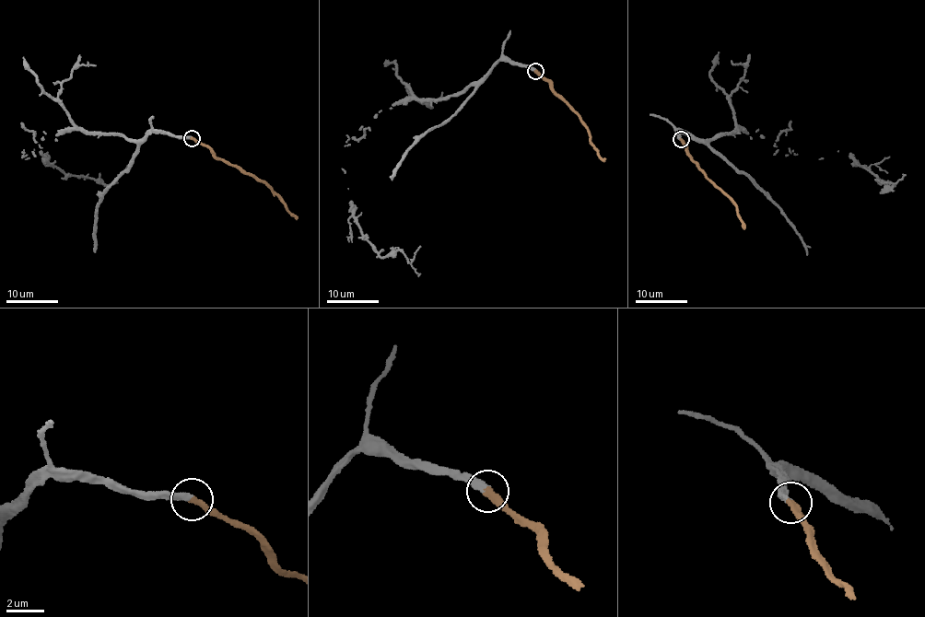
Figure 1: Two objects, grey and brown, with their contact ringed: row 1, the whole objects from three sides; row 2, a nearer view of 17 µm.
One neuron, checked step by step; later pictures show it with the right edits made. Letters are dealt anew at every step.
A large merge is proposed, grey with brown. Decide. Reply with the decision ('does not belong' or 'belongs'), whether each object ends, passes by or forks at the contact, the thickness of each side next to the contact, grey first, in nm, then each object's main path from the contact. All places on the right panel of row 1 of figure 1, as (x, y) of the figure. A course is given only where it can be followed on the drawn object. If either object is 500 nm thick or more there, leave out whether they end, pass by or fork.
belongs | grey ends | brown ends | 320/360 nm | grey via (681, 140), (740, 127), (786, 155), (849, 153), (895, 185), (874, 180) | brown via (681, 140), (700, 170), (736, 208), (743, 229)

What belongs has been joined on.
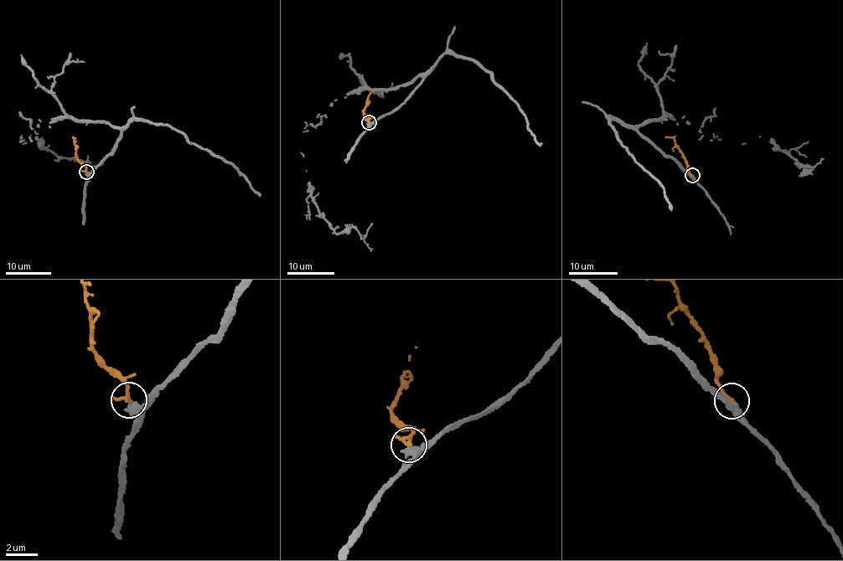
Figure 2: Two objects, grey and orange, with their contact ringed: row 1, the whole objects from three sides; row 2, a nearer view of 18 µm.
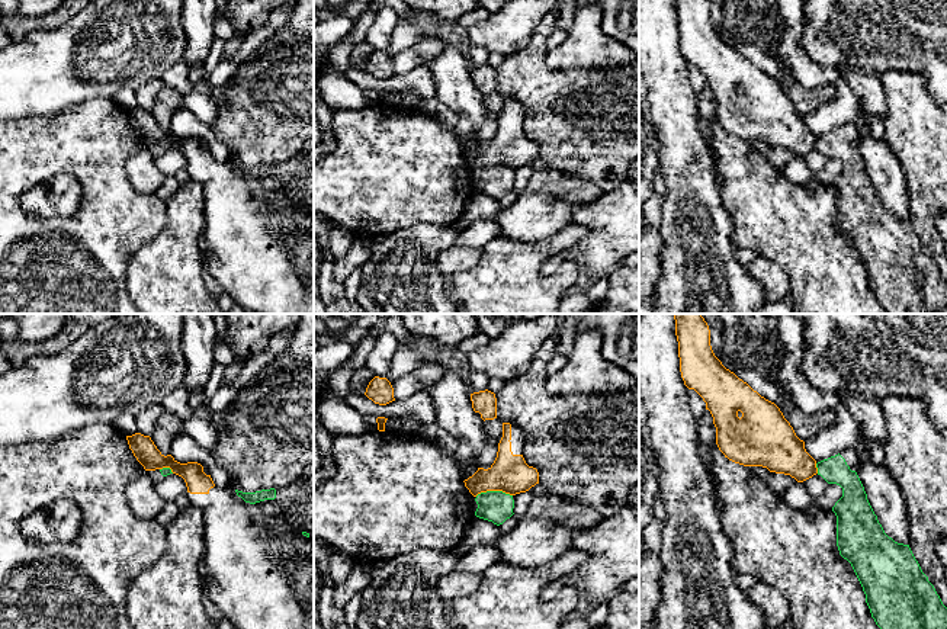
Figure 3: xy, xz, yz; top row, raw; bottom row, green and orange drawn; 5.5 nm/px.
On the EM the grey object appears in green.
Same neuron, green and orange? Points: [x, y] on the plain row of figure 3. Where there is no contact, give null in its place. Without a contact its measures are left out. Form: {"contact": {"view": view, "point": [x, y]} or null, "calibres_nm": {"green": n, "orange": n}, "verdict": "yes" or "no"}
{"contact": {"view": "xz", "point": [493, 166]}, "calibres_nm": {"green": 180, "orange": 220}, "verdict": "no"}

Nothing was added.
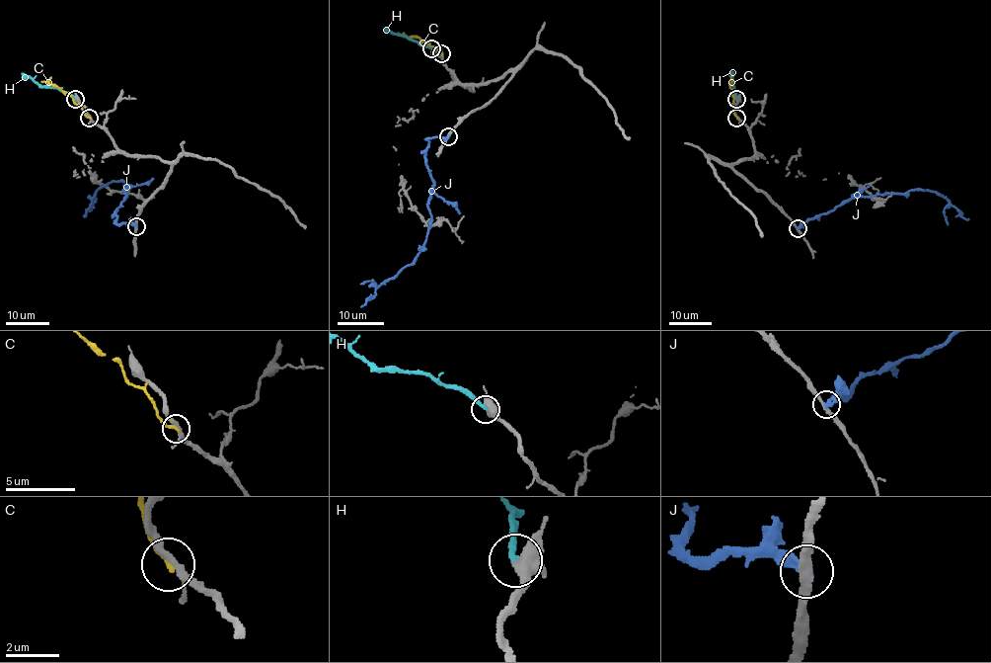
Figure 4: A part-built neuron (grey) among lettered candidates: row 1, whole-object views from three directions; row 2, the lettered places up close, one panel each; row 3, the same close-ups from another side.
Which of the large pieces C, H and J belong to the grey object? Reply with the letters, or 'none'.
H

